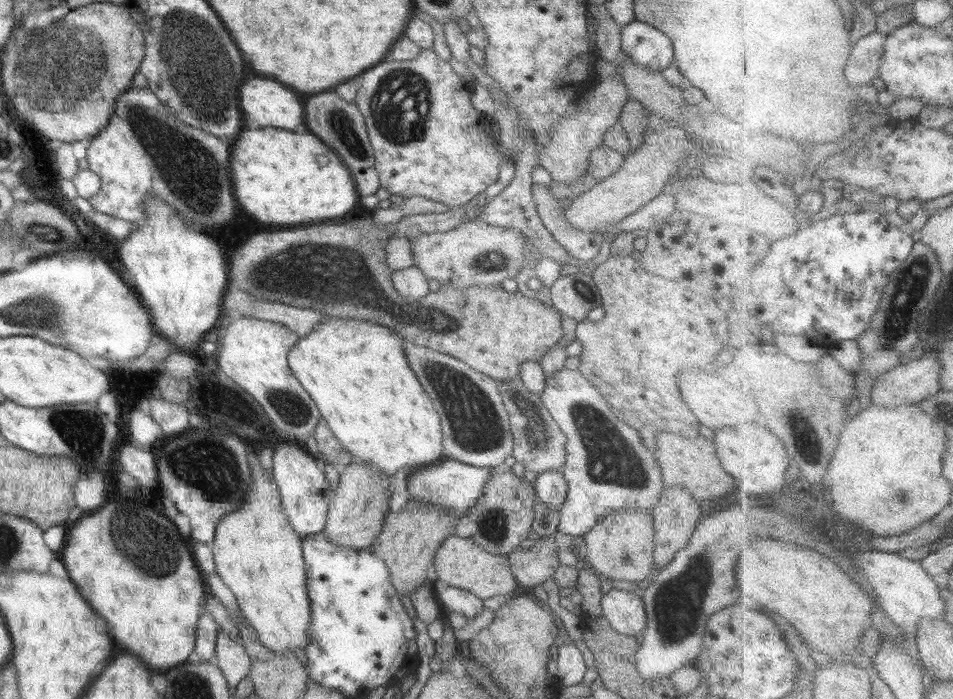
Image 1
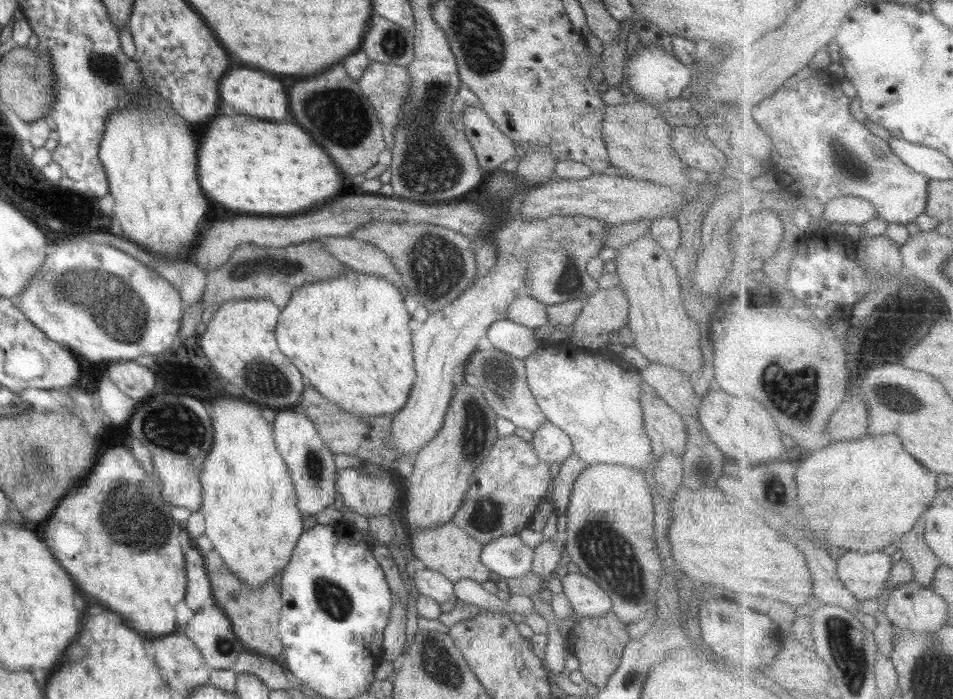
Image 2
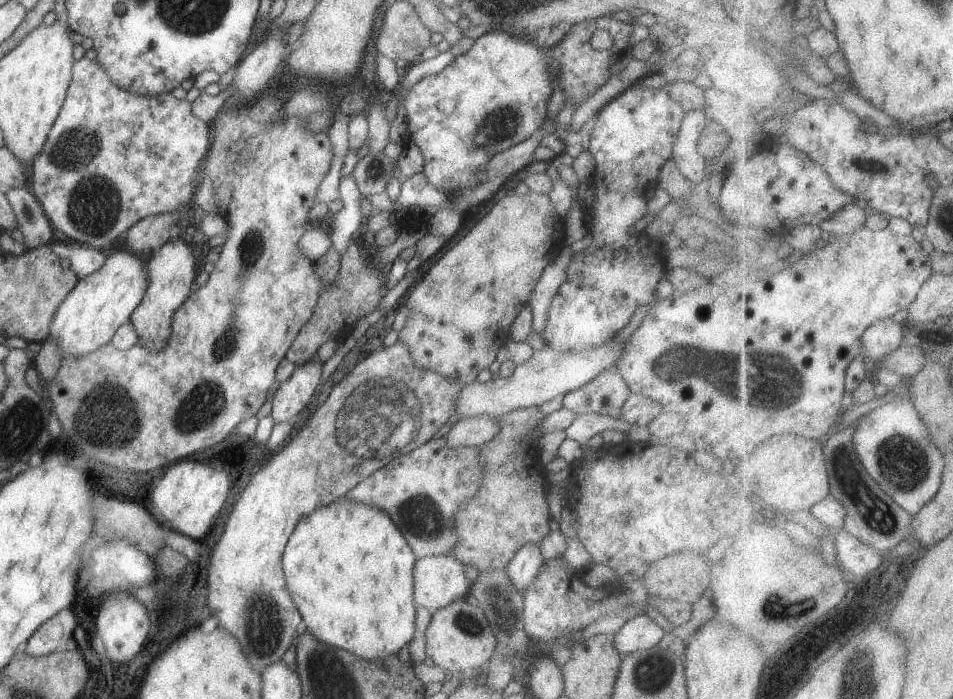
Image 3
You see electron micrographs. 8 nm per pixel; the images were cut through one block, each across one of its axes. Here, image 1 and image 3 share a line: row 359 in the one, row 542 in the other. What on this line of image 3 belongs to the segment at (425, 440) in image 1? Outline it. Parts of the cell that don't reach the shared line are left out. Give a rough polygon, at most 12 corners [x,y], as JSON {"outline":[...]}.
{"outline":[[343,498],[282,554],[303,628],[364,661],[414,640],[417,559]]}

